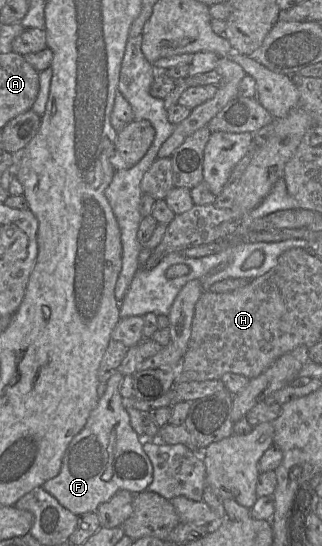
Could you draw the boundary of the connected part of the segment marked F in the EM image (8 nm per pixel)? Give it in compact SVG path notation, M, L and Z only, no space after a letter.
M117 370L106 382L107 389L99 398L97 406L91 411L85 427L72 439L66 449L60 473L47 480L42 486L63 507L77 516L96 512L100 504L110 500L119 490L127 490L134 495L146 491L153 480L152 463L143 450L142 438L130 424L129 413L125 405L126 400L120 394L123 377L122 373Z

